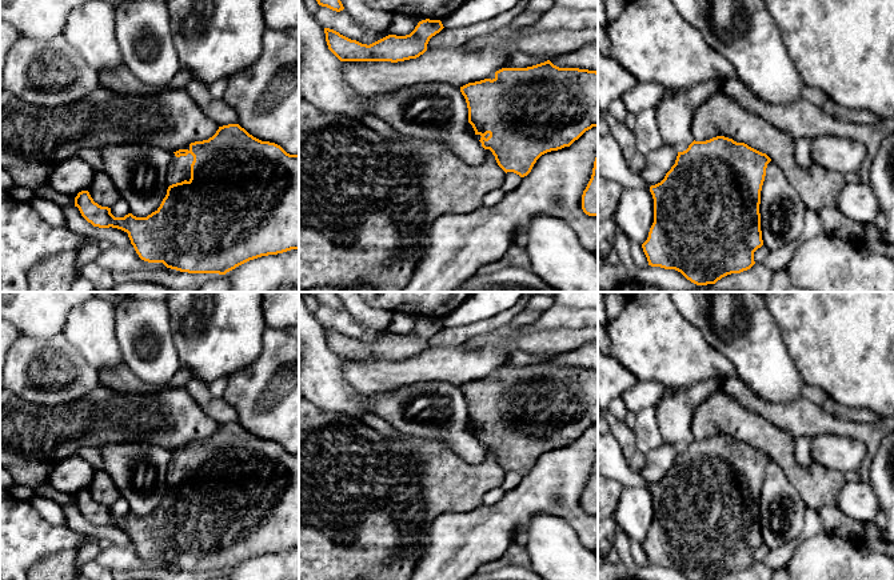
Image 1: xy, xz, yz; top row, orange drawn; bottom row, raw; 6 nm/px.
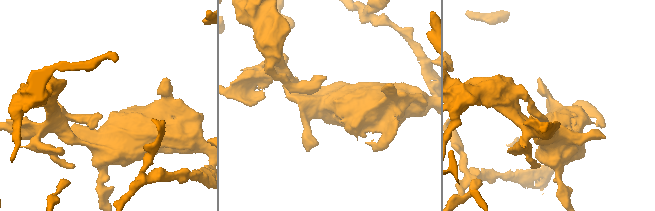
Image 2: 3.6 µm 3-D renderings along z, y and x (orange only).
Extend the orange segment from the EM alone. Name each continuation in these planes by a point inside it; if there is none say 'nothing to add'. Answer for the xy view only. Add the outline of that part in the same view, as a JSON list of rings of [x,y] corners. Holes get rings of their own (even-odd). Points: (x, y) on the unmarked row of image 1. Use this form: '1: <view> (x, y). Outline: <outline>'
1: xy (179, 468). Outline: [[[172,451],[172,457],[165,475],[167,484],[169,485],[184,479],[189,480],[192,460],[193,455],[191,452],[188,452],[187,455],[176,456]]]

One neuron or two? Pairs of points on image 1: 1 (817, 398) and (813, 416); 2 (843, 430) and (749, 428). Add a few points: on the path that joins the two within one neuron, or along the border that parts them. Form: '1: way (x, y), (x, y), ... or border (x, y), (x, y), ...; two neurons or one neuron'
1: border (803, 398), (821, 406); two neurons
2: border (755, 414), (785, 428), (794, 438); two neurons

